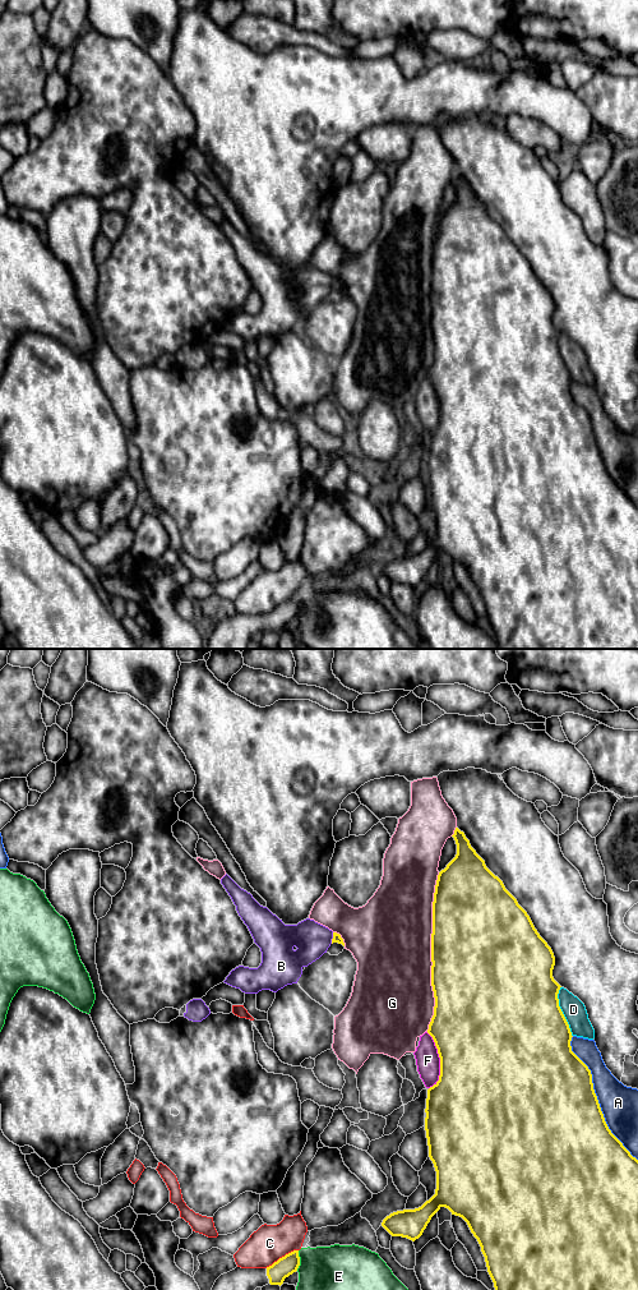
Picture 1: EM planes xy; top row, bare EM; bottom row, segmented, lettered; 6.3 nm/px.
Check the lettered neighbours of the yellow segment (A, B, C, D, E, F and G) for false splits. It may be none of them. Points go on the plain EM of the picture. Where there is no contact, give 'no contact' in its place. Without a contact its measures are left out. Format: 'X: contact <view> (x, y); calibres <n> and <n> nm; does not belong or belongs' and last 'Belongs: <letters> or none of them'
A: contact xy (596, 445); calibres 500 and 240 nm; does not belong
B: contact xy (333, 284); calibres 50 and 220 nm; belongs
C: contact xy (282, 603); calibres 120 and 240 nm; does not belong
D: contact xy (562, 358); calibres 500 and 140 nm; does not belong
E: contact xy (299, 607); calibres 120 and 420 nm; does not belong
F: contact xy (440, 406); calibres 500 and 150 nm; does not belong
G: contact xy (431, 298); calibres 500 and 480 nm; does not belong
Belongs: B

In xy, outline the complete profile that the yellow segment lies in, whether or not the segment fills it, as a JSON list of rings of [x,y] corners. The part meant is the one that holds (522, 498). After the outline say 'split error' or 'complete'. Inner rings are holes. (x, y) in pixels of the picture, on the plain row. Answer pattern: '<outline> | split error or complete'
[[[456,174],[452,183],[457,201],[439,218],[433,248],[431,332],[435,353],[427,379],[438,395],[440,421],[427,436],[425,476],[429,503],[436,517],[436,535],[421,553],[393,558],[382,572],[392,582],[415,588],[441,553],[462,563],[481,593],[498,649],[638,649],[638,506],[609,475],[593,436],[591,416],[572,397],[573,382],[558,345],[561,332],[553,323],[555,303],[551,294],[503,227],[486,213],[464,179]]] | complete

